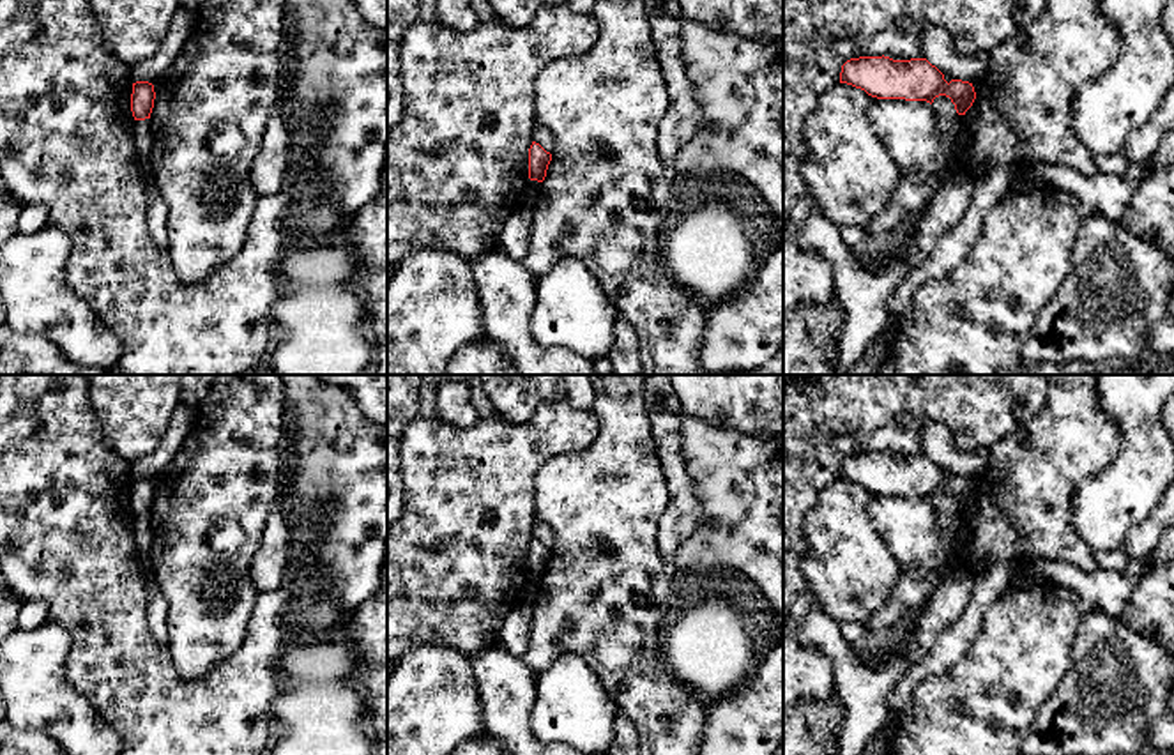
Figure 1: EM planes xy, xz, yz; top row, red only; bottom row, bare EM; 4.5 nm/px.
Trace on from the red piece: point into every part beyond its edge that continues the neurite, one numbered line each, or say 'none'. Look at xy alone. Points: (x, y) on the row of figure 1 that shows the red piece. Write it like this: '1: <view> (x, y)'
1: xy (142, 128)

